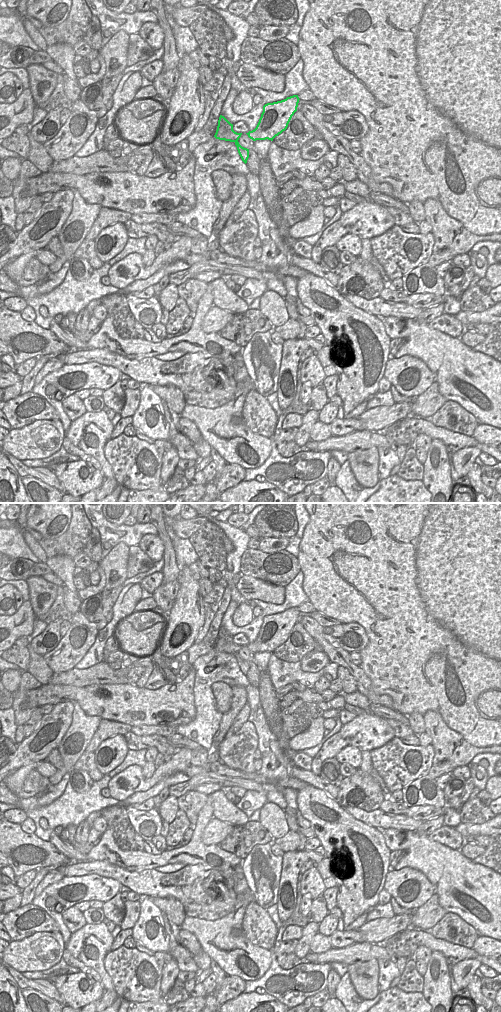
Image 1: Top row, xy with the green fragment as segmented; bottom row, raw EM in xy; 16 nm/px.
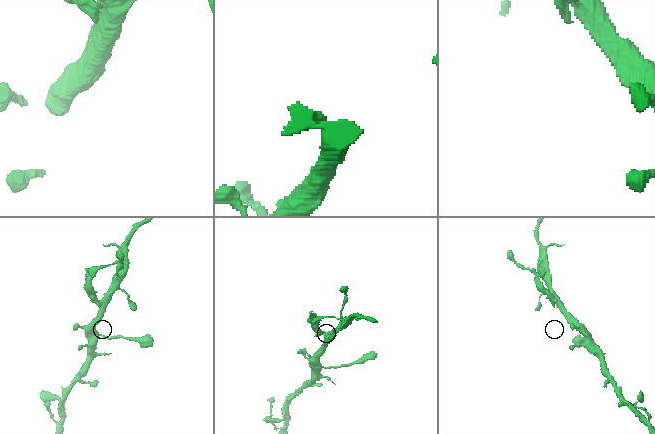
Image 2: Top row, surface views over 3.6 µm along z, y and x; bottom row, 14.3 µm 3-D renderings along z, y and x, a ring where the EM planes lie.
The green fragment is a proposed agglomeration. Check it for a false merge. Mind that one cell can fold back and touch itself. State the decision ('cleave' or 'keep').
cleave

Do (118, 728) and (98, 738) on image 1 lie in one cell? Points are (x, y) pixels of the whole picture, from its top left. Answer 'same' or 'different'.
same

